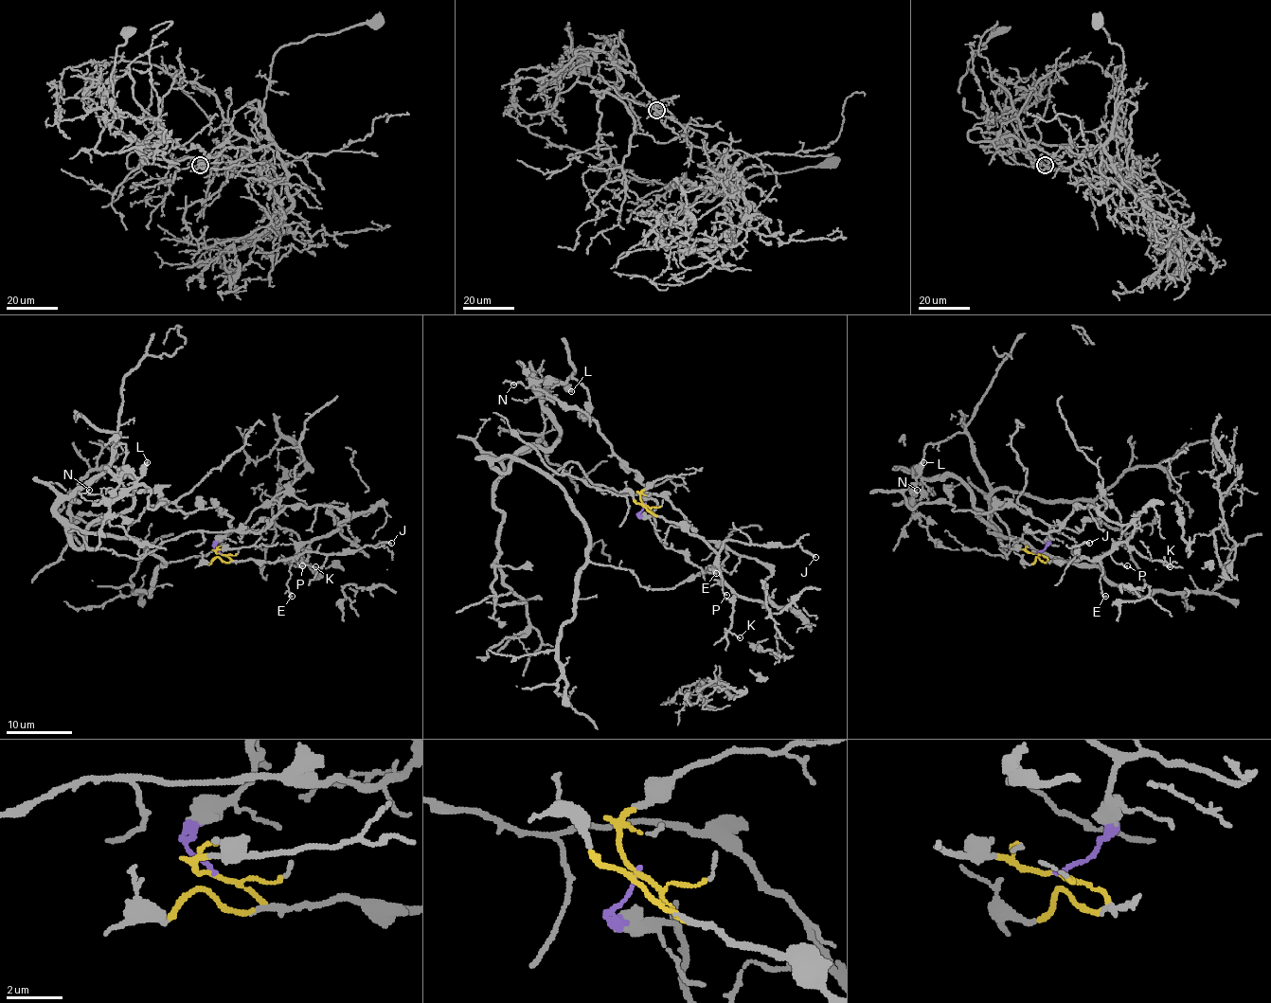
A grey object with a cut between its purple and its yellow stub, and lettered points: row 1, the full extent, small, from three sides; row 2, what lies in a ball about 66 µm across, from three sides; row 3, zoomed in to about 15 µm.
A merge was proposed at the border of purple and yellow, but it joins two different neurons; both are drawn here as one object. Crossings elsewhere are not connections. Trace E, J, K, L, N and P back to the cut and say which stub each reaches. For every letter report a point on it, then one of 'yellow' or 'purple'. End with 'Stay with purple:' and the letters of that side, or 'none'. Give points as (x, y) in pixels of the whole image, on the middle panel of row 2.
E: (716, 573) | yellow
J: (815, 557) | yellow
K: (740, 637) | yellow
L: (571, 391) | purple
N: (513, 385) | purple
P: (726, 595) | yellow
Stay with purple: L, N

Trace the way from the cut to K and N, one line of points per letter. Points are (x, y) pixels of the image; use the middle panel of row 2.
K: (643, 505), (656, 516), (679, 523), (697, 534), (714, 550), (721, 579), (732, 593), (728, 631), (740, 637)
N: (643, 505), (638, 514), (653, 516), (656, 503), (589, 420), (575, 372), (544, 390), (506, 380), (514, 385)

